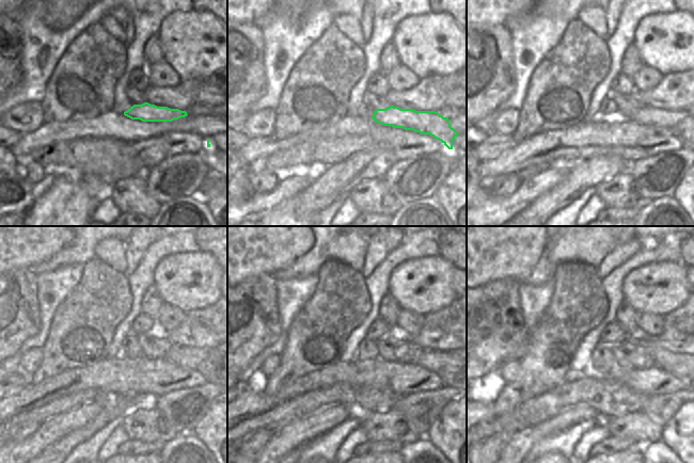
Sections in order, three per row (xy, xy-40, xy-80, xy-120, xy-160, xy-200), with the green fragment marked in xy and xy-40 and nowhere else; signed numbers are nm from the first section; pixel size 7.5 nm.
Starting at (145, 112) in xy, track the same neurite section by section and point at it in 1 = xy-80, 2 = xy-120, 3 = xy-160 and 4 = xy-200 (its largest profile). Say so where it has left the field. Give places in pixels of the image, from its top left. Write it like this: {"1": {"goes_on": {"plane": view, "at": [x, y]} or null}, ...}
{"1": {"goes_on": {"plane": "xy-80", "at": [682, 124]}}, "2": {"goes_on": {"plane": "xy-120", "at": [205, 362]}}, "3": {"goes_on": {"plane": "xy-160", "at": [444, 364]}}, "4": {"goes_on": {"plane": "xy-200", "at": [683, 378]}}}

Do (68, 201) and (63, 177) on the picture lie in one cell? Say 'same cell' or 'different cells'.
same cell

